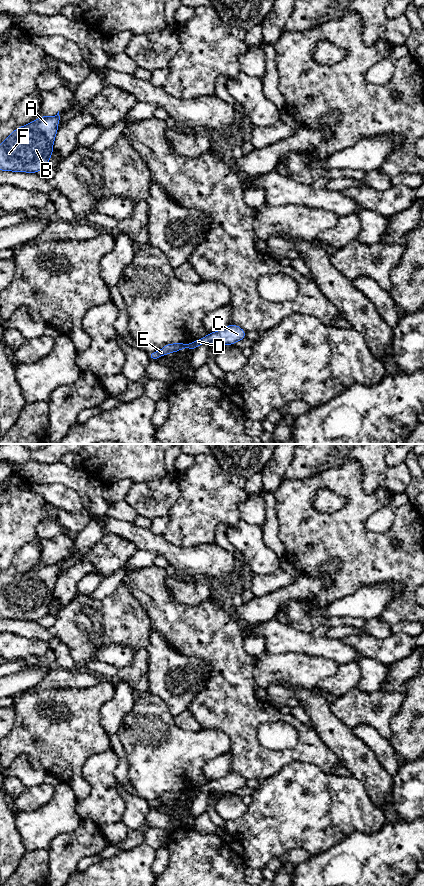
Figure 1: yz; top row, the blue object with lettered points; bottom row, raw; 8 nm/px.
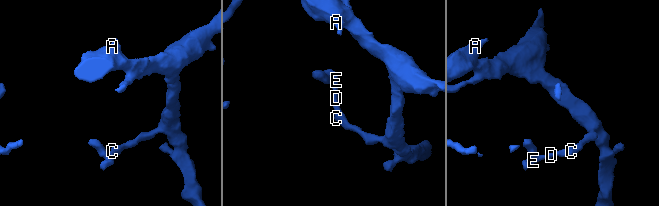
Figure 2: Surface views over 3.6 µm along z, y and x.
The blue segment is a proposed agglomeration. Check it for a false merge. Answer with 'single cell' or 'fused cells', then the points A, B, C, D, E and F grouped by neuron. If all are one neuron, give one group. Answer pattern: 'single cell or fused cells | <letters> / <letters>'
single cell | A B C D E F

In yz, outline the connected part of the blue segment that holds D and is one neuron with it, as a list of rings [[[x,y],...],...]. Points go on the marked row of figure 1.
[[[229,324],[226,328],[211,332],[204,338],[195,340],[188,343],[173,343],[165,345],[161,350],[148,353],[150,360],[157,360],[159,357],[167,355],[169,353],[177,352],[185,348],[189,348],[193,351],[201,344],[217,344],[217,345],[232,345],[237,341],[245,339],[246,332],[237,325]]]

